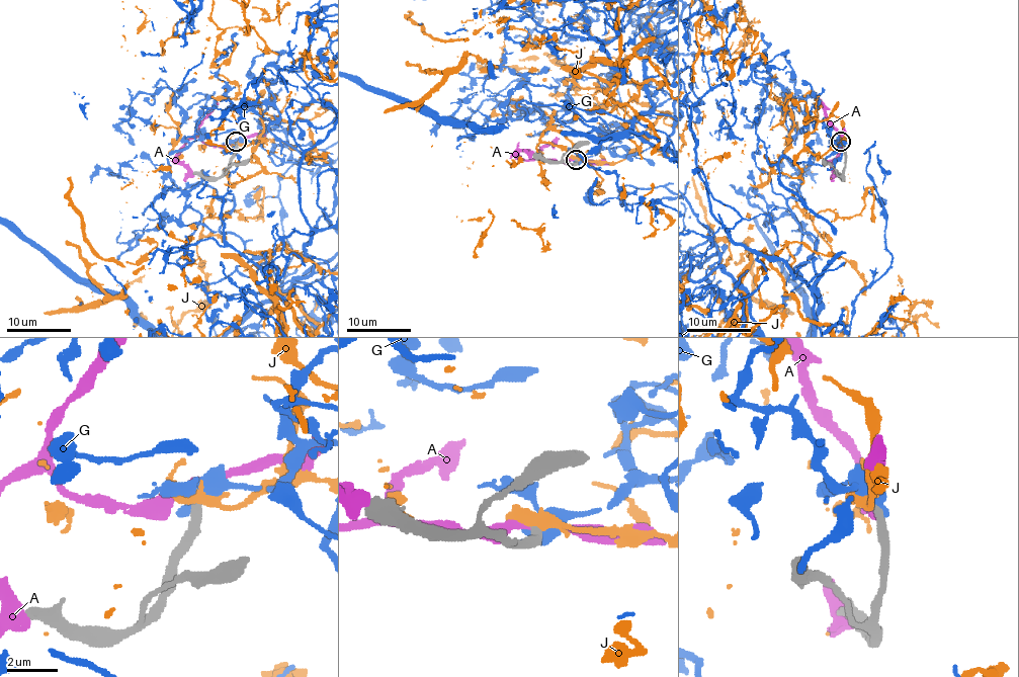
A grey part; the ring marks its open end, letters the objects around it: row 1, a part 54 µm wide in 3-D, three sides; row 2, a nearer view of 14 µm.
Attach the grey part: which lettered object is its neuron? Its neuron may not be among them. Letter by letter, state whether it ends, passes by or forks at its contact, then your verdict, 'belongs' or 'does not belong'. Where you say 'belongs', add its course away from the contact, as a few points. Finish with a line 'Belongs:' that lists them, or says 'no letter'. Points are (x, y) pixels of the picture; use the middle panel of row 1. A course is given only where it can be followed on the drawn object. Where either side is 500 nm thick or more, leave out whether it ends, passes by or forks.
A: it passes by; does not belong
G: does not belong
J: it forks; does not belong
Belongs: no letter

